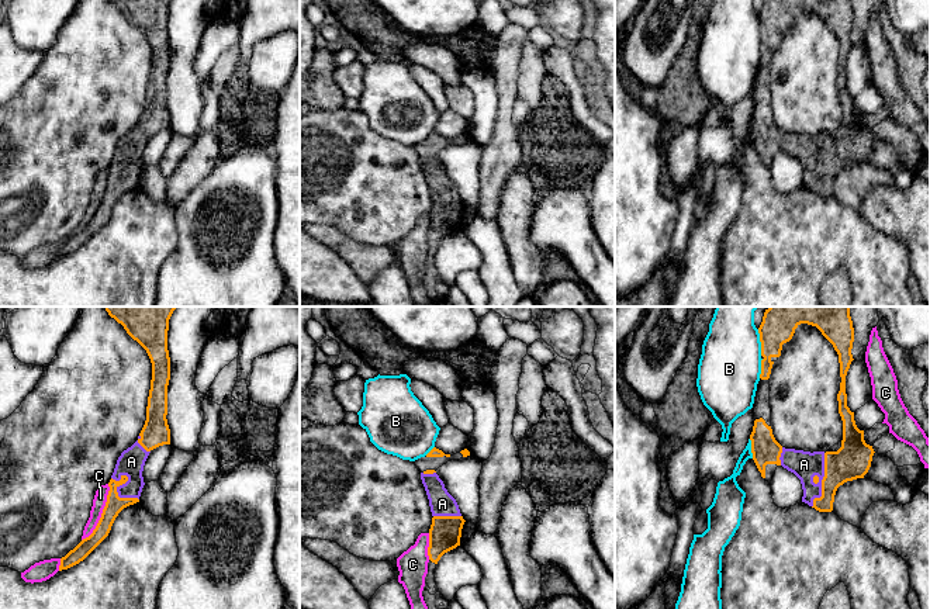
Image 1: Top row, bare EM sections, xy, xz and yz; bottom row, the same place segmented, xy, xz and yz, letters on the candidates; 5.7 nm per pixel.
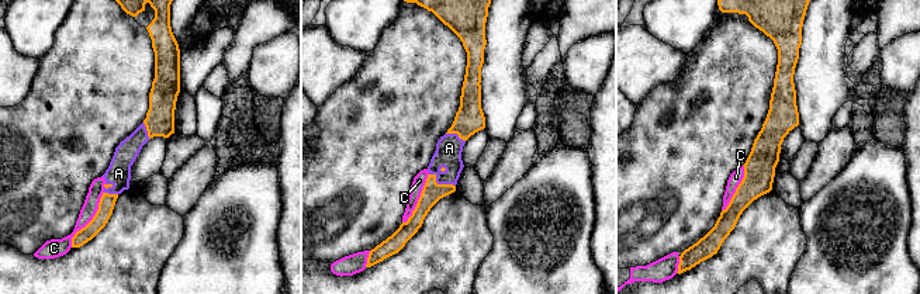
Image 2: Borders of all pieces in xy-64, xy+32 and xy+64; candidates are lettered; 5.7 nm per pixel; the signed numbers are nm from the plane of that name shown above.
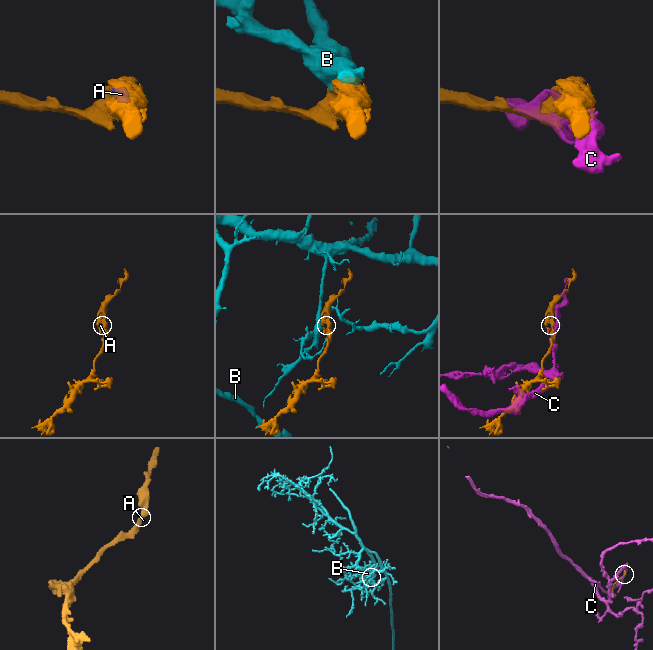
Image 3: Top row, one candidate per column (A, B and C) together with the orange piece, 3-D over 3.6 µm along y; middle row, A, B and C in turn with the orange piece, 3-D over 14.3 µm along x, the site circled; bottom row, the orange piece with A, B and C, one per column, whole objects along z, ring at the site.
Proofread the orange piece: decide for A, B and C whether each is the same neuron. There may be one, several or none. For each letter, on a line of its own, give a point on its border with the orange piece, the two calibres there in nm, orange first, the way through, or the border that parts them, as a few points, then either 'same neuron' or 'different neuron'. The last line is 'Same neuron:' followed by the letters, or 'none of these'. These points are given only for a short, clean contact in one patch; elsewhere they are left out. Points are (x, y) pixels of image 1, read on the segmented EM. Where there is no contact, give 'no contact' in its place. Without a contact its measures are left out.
A: yz (822, 481) | 200/160 nm | same neuron
B: yz (760, 341) | 220/360 nm | different neuron
C: xy (102, 514) | 100/80 nm | different neuron
Same neuron: A

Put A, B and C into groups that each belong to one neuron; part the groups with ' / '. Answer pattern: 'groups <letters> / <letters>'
groups A / B / C

